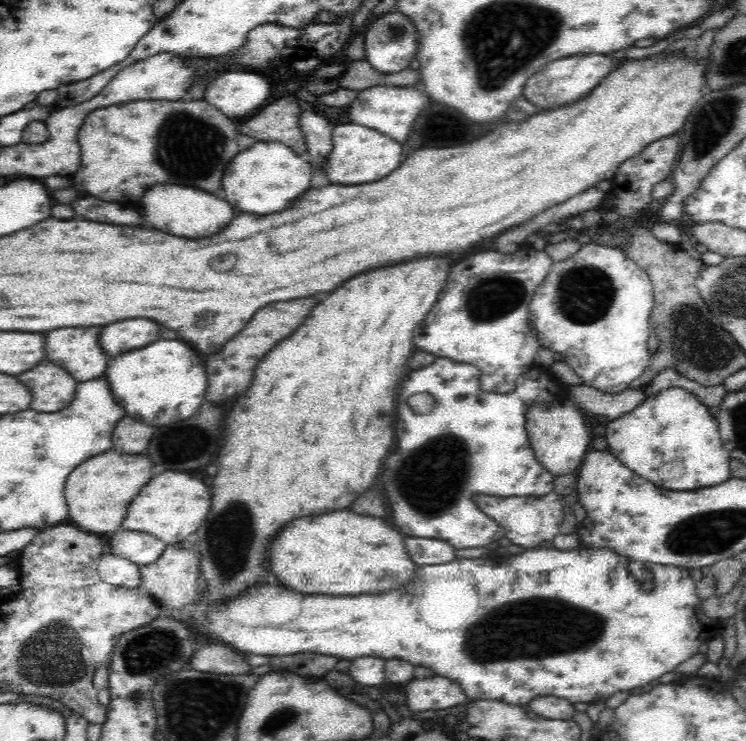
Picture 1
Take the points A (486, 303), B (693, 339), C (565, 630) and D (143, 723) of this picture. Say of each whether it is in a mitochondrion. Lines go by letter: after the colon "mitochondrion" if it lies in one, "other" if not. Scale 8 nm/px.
A: mitochondrion
B: mitochondrion
C: mitochondrion
D: other

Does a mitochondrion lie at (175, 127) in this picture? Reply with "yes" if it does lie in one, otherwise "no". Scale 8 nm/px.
yes

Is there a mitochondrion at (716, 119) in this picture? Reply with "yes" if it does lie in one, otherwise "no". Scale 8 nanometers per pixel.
yes

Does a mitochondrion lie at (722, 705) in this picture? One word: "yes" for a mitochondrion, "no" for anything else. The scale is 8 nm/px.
no

